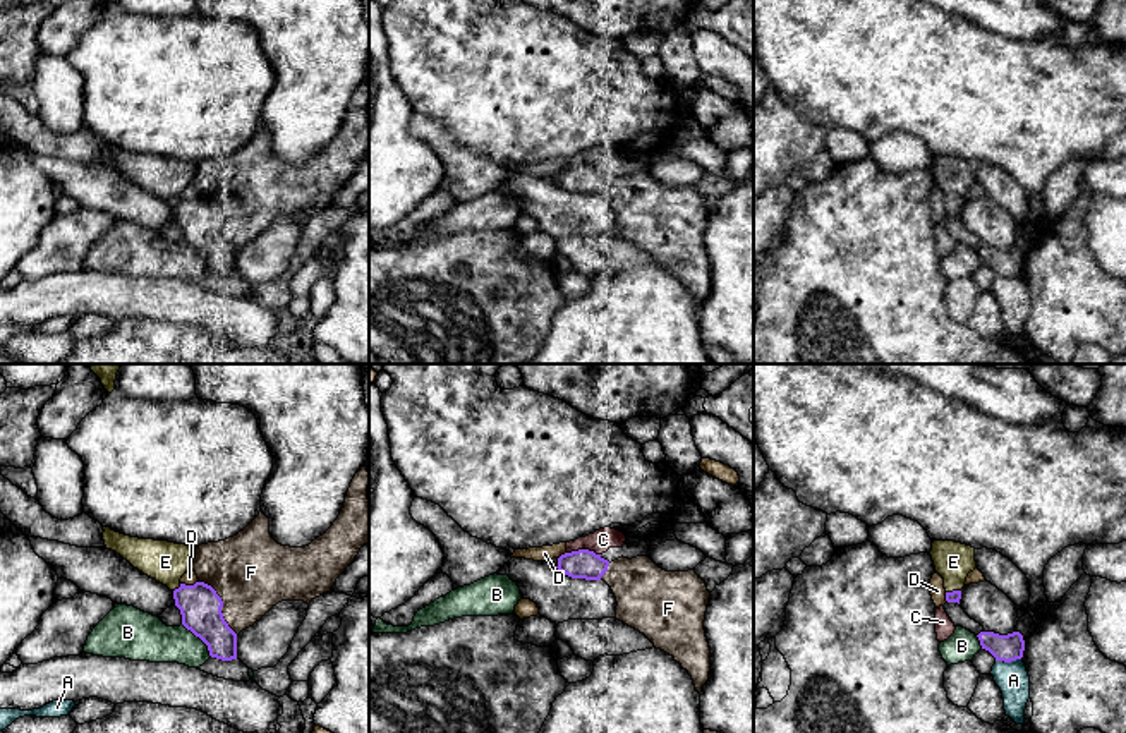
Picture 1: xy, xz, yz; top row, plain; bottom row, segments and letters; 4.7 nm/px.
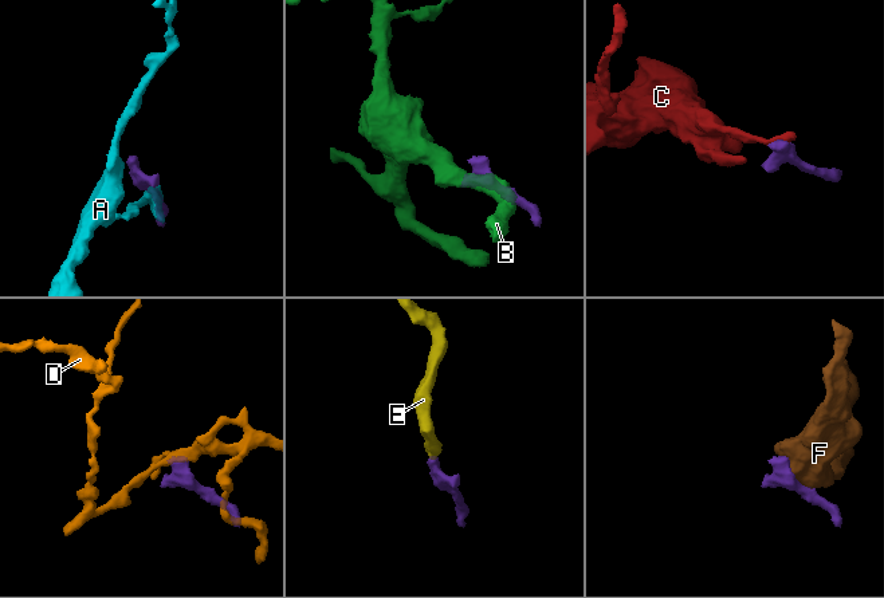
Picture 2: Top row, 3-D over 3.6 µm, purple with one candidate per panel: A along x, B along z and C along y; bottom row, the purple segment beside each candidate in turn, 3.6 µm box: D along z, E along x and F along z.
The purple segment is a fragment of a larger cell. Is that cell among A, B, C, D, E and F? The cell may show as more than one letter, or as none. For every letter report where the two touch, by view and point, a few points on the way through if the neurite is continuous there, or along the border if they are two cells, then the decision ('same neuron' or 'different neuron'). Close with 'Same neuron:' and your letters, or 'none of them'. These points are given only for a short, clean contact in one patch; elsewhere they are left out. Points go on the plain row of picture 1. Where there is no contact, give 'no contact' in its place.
A: meets purple in yz at (1008, 277); border along yz (1020, 273), (996, 277); different neuron
B: meets purple in xy at (199, 253); border along xy (182, 239), (206, 261), (211, 272); different neuron
C: meets purple in xz at (584, 165); border along xz (567, 167), (593, 165), (599, 170); different neuron
D: meets purple in xy at (189, 201); border along xy (198, 196), (181, 199); different neuron
E: meets purple in xy at (179, 203); runs through xy (199, 220), (179, 203), (172, 196), (165, 177); same neuron
F: meets purple in xy at (222, 220); different neuron
Same neuron: E

